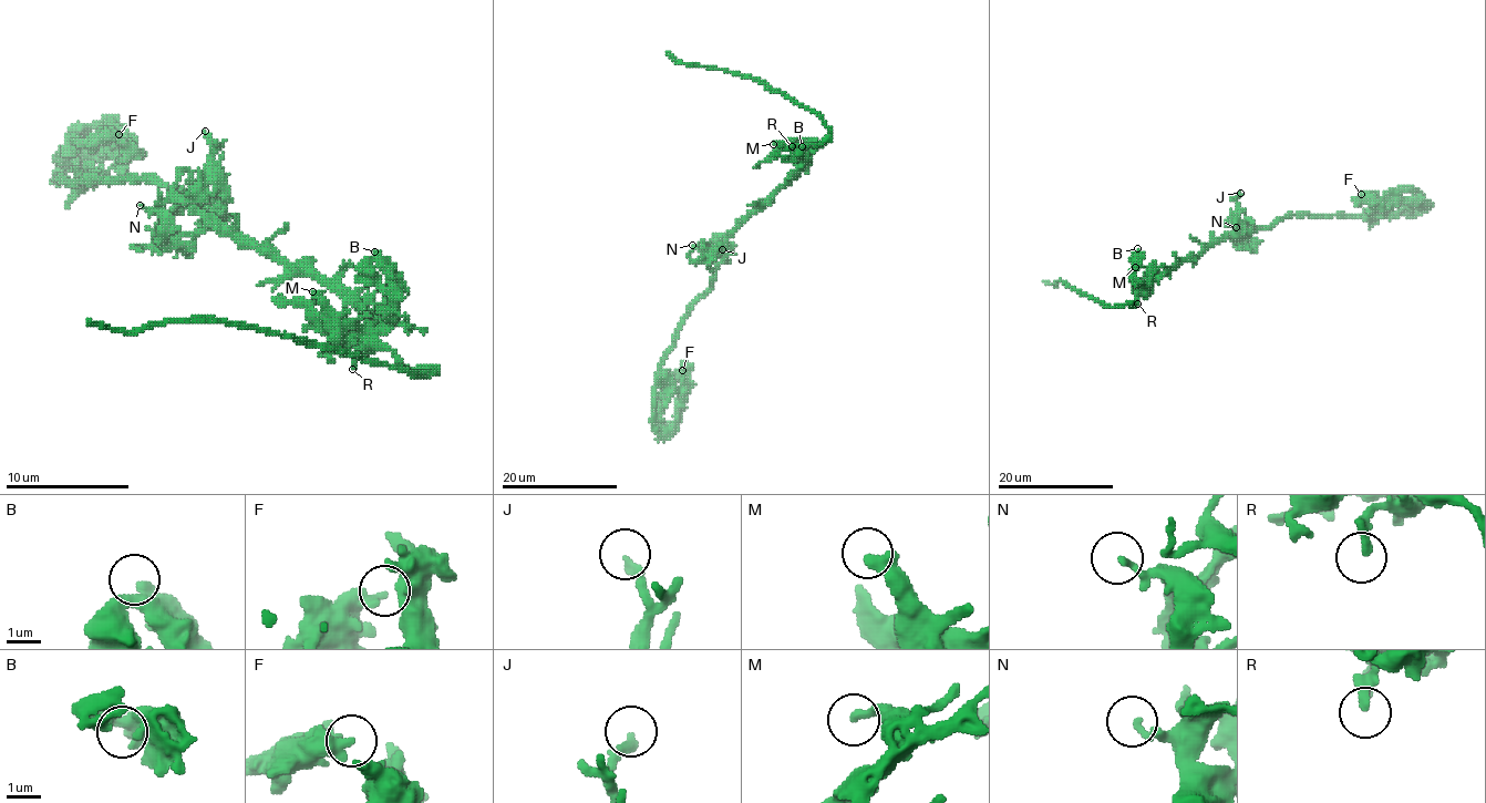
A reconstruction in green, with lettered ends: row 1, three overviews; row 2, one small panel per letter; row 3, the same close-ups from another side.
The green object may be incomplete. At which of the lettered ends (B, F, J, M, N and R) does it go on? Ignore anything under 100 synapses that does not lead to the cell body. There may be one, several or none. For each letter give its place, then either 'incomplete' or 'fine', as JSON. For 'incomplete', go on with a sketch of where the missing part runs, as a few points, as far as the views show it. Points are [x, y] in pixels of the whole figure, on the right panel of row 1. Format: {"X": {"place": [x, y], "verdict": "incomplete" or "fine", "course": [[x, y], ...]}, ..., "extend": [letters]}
{"B": {"place": [1137, 248], "verdict": "fine"}, "F": {"place": [1361, 194], "verdict": "fine"}, "J": {"place": [1240, 193], "verdict": "fine"}, "M": {"place": [1135, 267], "verdict": "fine"}, "N": {"place": [1236, 227], "verdict": "fine"}, "R": {"place": [1137, 304], "verdict": "fine"}, "extend": []}

